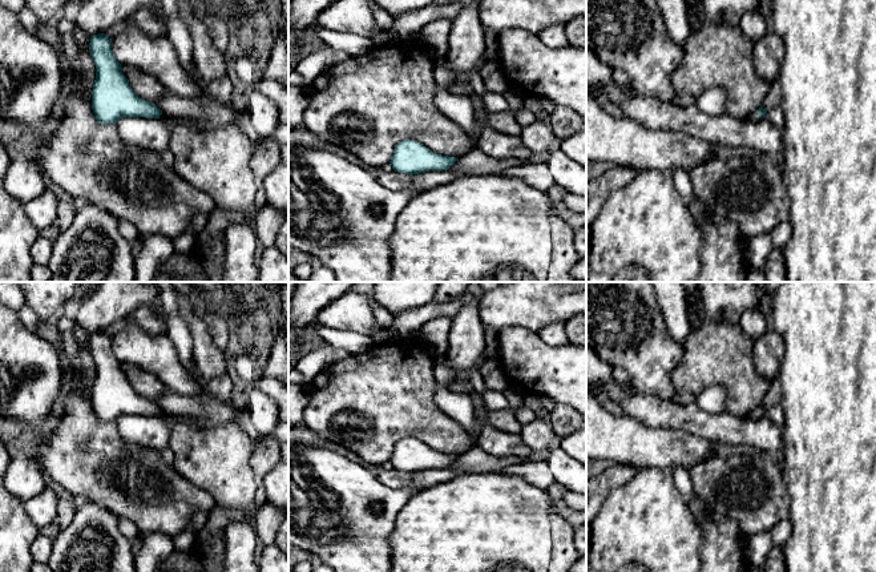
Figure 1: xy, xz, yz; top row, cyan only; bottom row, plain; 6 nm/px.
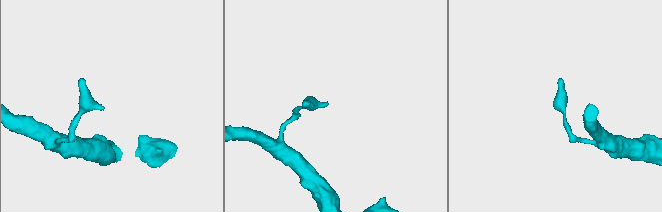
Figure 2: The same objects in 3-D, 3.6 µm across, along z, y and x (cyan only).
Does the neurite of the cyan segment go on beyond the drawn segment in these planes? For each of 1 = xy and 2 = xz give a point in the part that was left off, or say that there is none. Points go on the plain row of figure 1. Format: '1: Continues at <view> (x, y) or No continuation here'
1: No continuation here
2: No continuation here

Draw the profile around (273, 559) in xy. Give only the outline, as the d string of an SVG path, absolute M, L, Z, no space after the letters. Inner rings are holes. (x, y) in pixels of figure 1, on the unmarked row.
M276 544L266 545L258 559L258 572L288 572L288 559Z

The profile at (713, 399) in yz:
M711 386L697 395L695 402L705 411L720 414L727 411L726 399L727 391L723 386Z

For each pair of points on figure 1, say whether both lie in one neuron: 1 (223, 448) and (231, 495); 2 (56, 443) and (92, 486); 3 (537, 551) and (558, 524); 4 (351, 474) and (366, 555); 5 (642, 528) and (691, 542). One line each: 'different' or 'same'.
1: same
2: same
3: different
4: same
5: same

